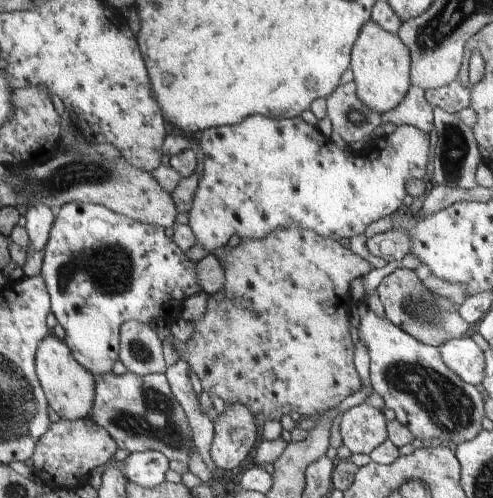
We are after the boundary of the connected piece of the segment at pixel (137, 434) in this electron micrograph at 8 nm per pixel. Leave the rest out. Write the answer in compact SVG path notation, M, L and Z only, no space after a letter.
M128 371L120 376L111 372L97 377L91 418L112 434L119 449L130 454L154 449L163 452L169 461L178 460L187 464L195 448L187 414L176 401L165 373L142 376Z

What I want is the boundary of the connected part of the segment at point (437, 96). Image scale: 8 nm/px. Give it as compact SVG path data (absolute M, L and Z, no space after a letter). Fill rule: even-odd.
M459 78L443 87L424 92L429 107L443 109L447 113L457 113L470 107L470 91Z

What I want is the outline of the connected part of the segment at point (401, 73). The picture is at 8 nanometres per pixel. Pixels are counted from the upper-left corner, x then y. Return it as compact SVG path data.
M372 20L362 29L352 51L350 68L354 74L356 94L370 112L381 115L393 111L402 102L409 89L409 56L408 49L395 33L383 31Z

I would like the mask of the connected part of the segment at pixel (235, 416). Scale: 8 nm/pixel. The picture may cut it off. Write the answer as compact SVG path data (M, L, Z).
M242 403L226 406L225 412L214 422L215 437L212 443L211 455L219 472L237 470L249 458L251 450L257 444L257 424L251 410Z

